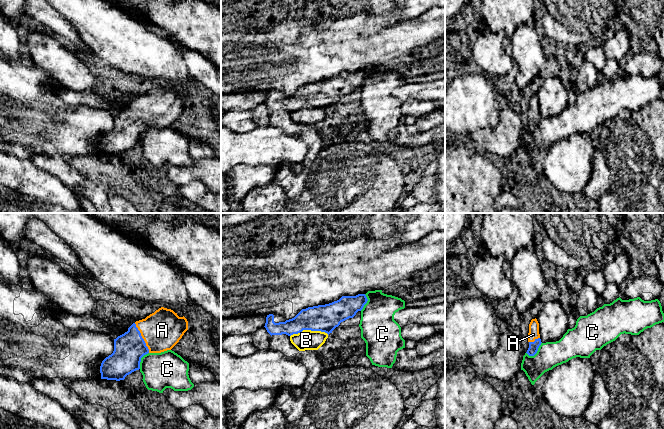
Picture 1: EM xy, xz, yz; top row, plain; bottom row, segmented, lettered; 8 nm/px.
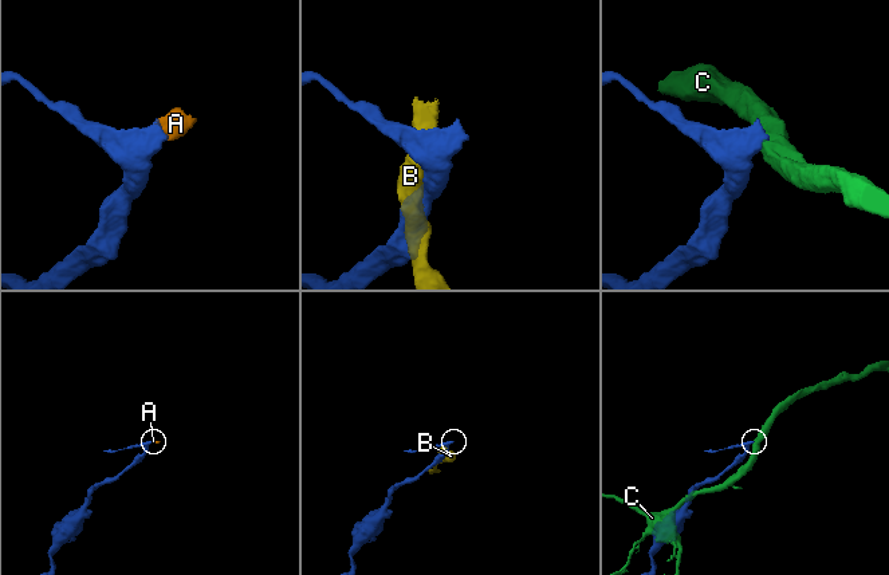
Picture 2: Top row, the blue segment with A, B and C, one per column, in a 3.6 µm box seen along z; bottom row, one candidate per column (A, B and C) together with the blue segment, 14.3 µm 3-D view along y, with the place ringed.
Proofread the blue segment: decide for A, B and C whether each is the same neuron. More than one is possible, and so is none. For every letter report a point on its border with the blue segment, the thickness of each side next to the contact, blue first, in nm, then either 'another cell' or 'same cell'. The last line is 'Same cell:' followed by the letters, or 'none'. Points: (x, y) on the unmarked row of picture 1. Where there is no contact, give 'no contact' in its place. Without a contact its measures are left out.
A: xy (142, 114) | 240/320 nm | same cell
B: xz (309, 105) | 220/160 nm | another cell
C: yz (536, 128) | 80/200 nm | another cell
Same cell: A

